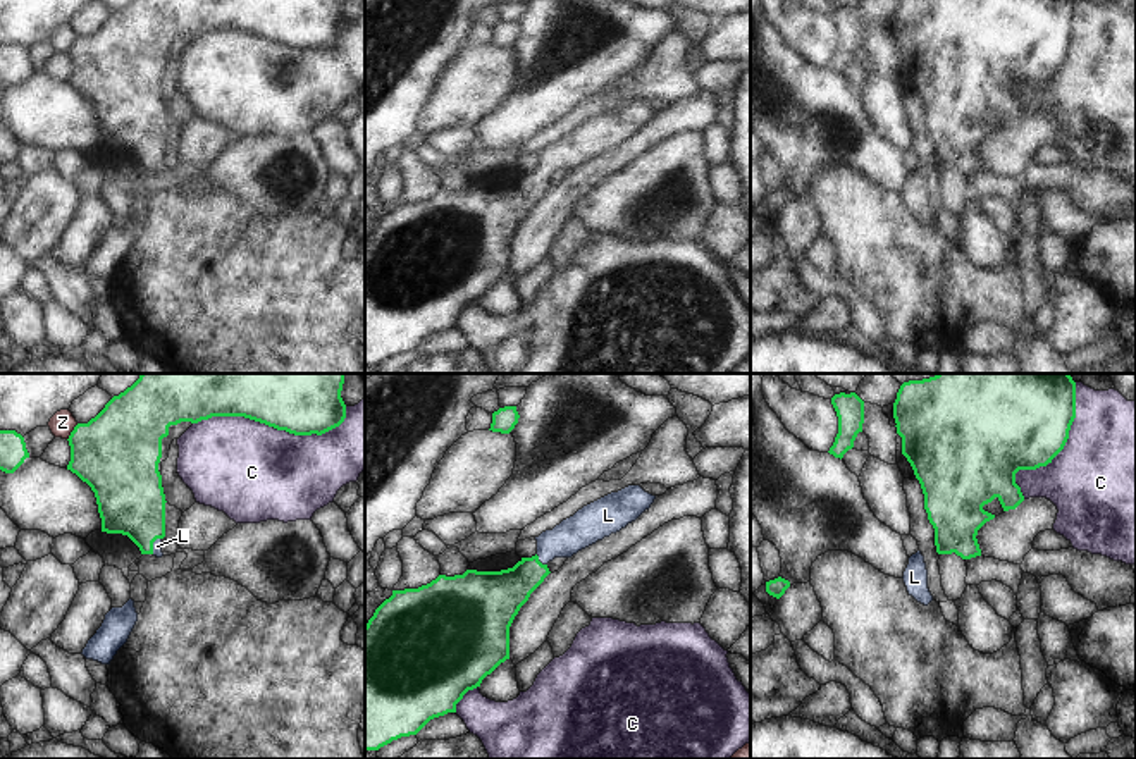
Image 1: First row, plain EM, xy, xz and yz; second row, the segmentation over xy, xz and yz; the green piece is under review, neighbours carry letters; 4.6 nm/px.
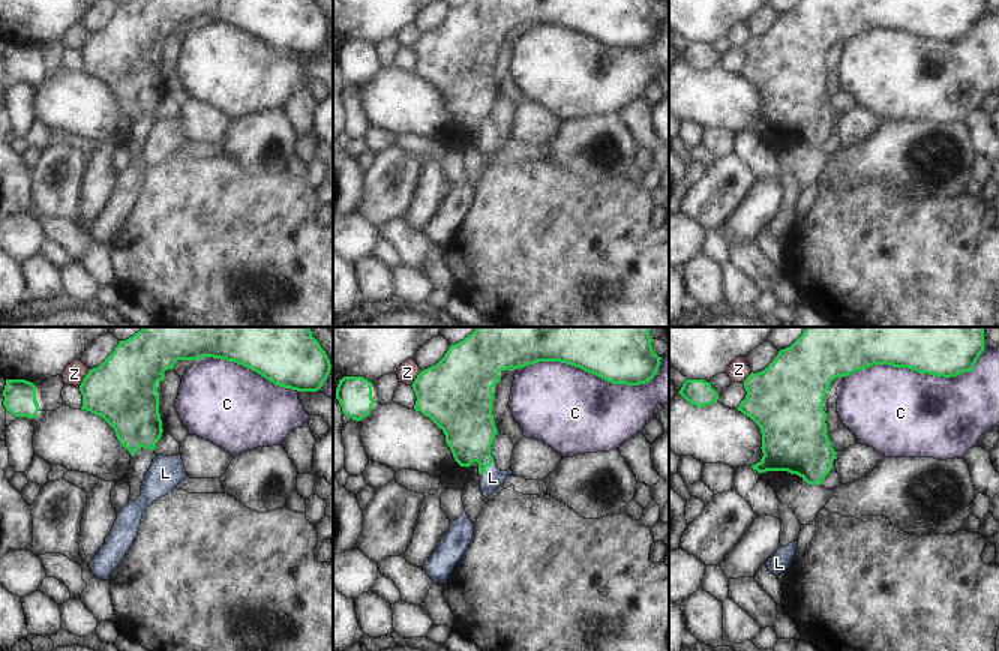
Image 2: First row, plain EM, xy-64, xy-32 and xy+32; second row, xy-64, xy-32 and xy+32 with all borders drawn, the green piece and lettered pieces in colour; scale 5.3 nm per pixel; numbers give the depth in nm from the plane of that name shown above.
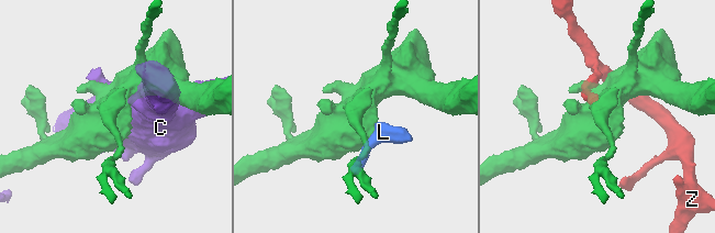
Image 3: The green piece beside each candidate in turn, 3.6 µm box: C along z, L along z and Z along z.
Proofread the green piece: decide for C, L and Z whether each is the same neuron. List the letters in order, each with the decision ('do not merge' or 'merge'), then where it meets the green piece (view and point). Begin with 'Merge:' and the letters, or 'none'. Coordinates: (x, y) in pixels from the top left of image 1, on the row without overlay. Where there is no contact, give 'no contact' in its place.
Merge: L
C: do not merge | xy (274, 42)
L: merge | xz (539, 176)
Z: do not merge | xy (71, 47)

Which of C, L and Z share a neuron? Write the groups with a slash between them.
C / L / Z

